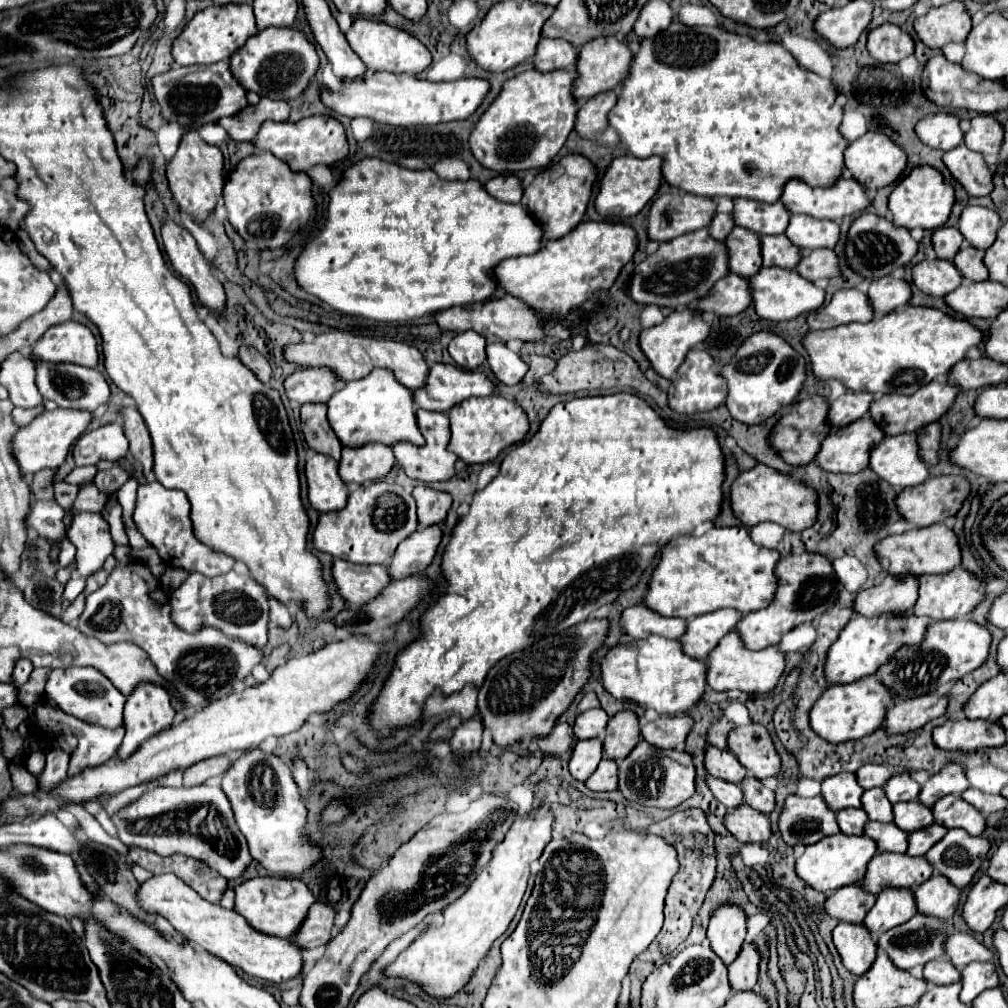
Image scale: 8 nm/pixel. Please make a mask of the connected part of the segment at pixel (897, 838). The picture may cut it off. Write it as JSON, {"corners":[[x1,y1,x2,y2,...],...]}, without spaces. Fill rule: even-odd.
{"corners":[[867,822,865,824,865,836,869,836,879,852,899,852,903,854,907,850,907,834,899,832,895,824,875,824]]}

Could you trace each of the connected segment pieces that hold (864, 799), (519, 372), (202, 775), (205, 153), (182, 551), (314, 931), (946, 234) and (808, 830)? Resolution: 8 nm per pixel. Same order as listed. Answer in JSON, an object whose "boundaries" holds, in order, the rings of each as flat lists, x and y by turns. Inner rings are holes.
{"boundaries":[[[881,788,865,790,861,796,861,808,867,812,869,820,891,822,891,802,883,796]],[[503,342,487,344,487,362,493,370,493,376,505,386,519,384,527,372,527,364,521,360,521,356,509,350]],[[213,756,189,766,183,774,183,786,195,786,213,776,223,776,231,766,229,756]],[[189,132,177,154,167,166,167,178,169,178,169,188,173,192,175,202,179,204,179,210,187,214,195,224,203,224,207,216,215,210,217,200,221,196,223,188,223,154,217,146,207,144,203,138,199,138,197,132]],[[149,482,145,486,139,486,133,520,137,530,143,534,143,538,171,566,185,568,189,572,201,572,205,576,219,576,219,574,227,574,235,564,231,556,217,552,195,538,191,518,189,518,189,500,179,490,167,490,159,482]],[[313,904,311,912,307,914,307,920,303,928,295,934,295,944,303,944,303,948,315,948,321,944,327,944,331,940,331,928,335,920,335,910,329,904]],[[941,226,933,232,931,236,931,244,933,250,937,254,937,258,941,260,953,260,955,252,959,252,961,244,963,244,963,236,957,228,949,228,949,226]],[[791,794,779,816,779,832,789,846,809,846,825,836,837,834,839,826,835,824,835,812,823,804,821,796,799,798]]]}

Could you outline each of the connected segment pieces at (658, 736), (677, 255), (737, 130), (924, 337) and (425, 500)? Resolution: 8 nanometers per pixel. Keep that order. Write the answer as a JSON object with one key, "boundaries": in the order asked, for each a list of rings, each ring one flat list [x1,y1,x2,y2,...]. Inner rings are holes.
{"boundaries":[[[687,714,679,716,661,716,655,722,649,722,641,726,641,738,647,740,655,748,675,748,679,744,685,744,687,734,691,732,693,720]],[[707,228,691,232,687,236,677,236,659,250,647,256,633,272,629,280,629,298,637,304,655,304,671,310,685,310,693,300,701,300,713,288,713,284,727,276,727,252,723,252,723,242,711,240]],[[677,20,669,24,667,30,659,32,655,38,641,40,639,52,633,56,633,62,629,66,629,74,625,76,621,84,621,94,617,96,617,104,609,112,607,120,609,126,615,128,619,134,619,140,625,142,627,150,637,158,649,158,653,154,663,158,663,180,671,186,681,188,687,194,695,196,731,196,731,198,749,198,759,202,775,202,781,196,781,190,789,178,805,180,811,186,823,186,831,184,835,176,841,176,843,166,843,152,849,146,847,140,839,134,839,124,843,118,843,108,835,104,837,92,831,88,831,80,817,76,815,72,803,70,797,60,779,44,779,42,767,42,759,44,751,40,749,36,739,36,727,30,721,30,719,26,683,26]],[[905,306,899,312,875,316,865,324,853,322,831,330,809,330,803,338,803,348,811,358,813,376,821,382,839,380,851,392,907,396,937,376,947,376,981,338,983,334,965,320,955,320,935,308]],[[417,486,413,490,413,498,417,502,417,518,421,526,439,524,445,520,447,510,451,506,451,496,447,492,439,492,427,486]]]}

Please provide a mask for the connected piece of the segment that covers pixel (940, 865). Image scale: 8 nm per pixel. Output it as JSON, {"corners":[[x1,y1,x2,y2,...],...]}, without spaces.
{"corners":[[961,828,949,830,943,840,939,840,929,852,927,860,933,870,945,876,957,888,965,888,973,874,983,864,991,842,983,836,967,836]]}

